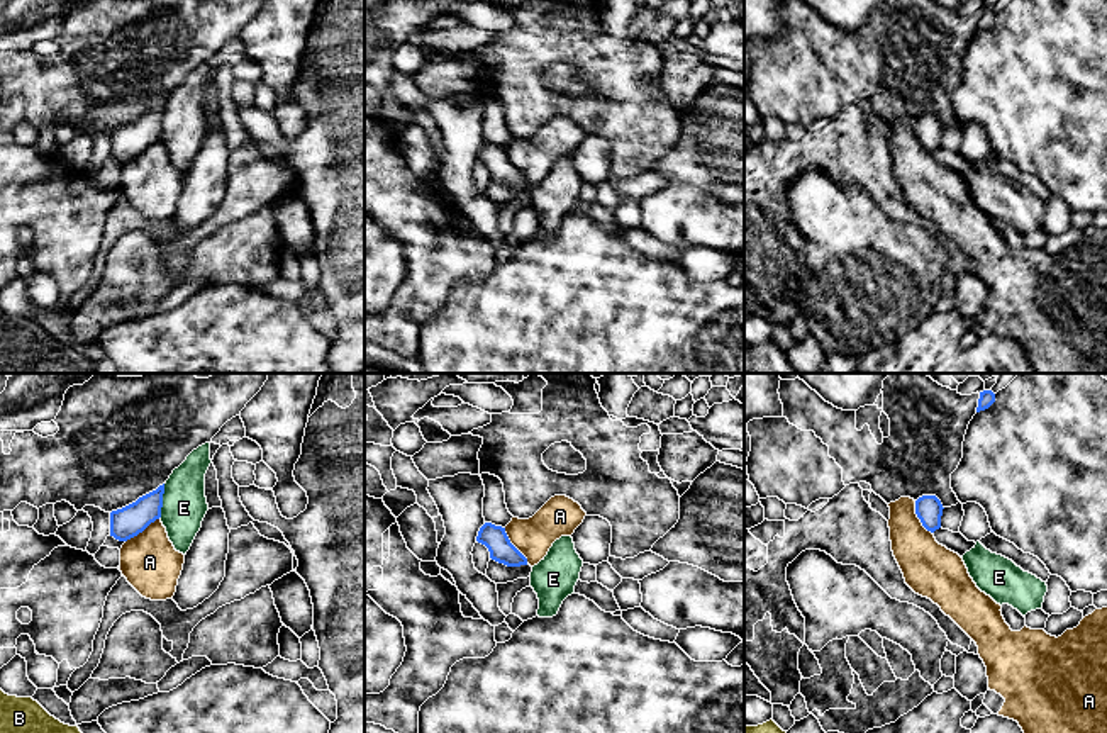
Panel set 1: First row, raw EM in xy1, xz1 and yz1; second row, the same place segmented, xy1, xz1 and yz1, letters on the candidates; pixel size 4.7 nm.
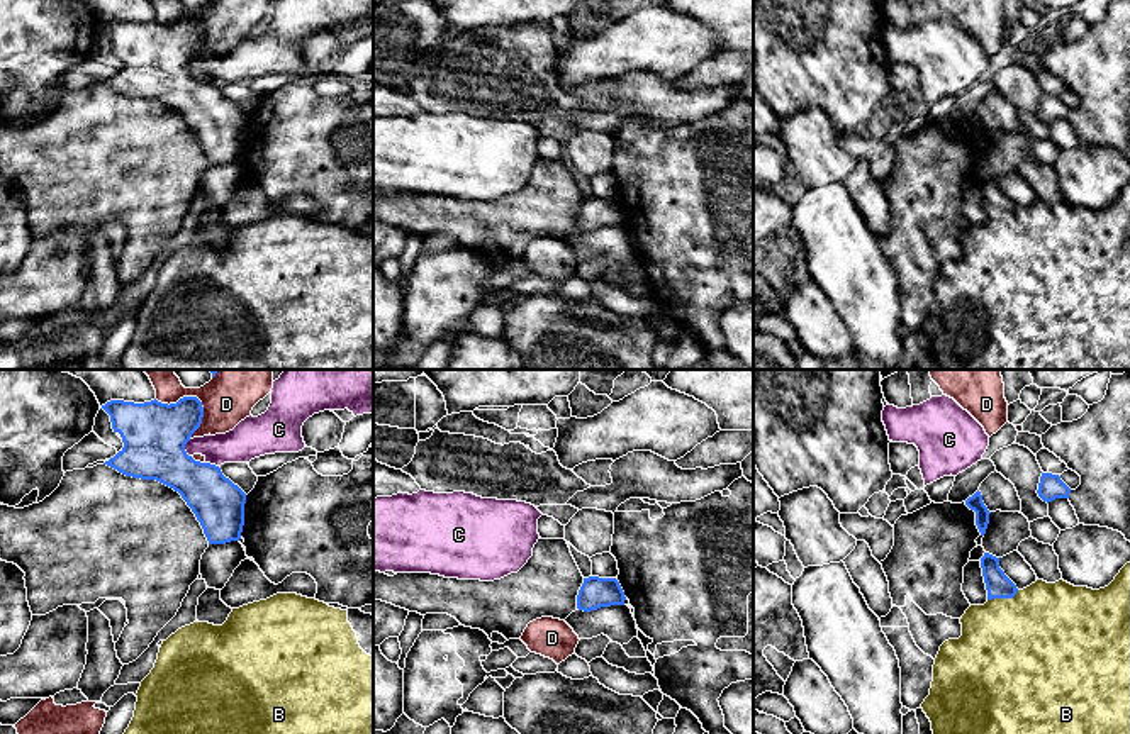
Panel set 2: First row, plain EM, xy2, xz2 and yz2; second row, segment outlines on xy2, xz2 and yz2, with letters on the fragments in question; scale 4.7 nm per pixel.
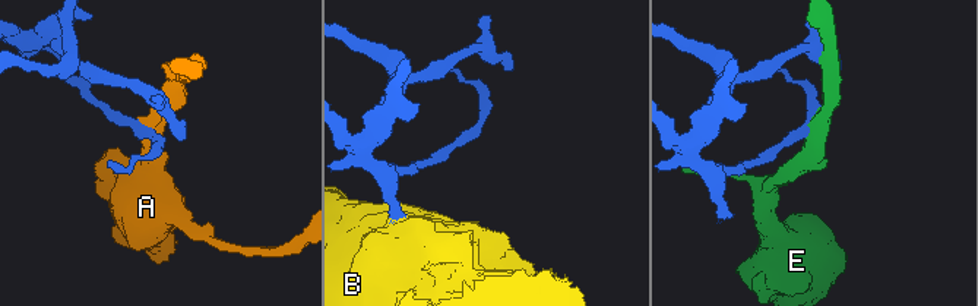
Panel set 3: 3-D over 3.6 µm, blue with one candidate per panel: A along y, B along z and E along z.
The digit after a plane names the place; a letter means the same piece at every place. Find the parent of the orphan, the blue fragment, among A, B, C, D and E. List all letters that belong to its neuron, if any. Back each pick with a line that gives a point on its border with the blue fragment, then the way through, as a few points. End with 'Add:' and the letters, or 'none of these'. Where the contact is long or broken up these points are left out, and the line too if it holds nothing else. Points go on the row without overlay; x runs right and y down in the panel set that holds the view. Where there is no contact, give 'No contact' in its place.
B: Touches blue at yz2 (1003, 217). Path across: yz2 (998, 205), (1003, 217), (1015, 246), (1017, 268)
Add: B

